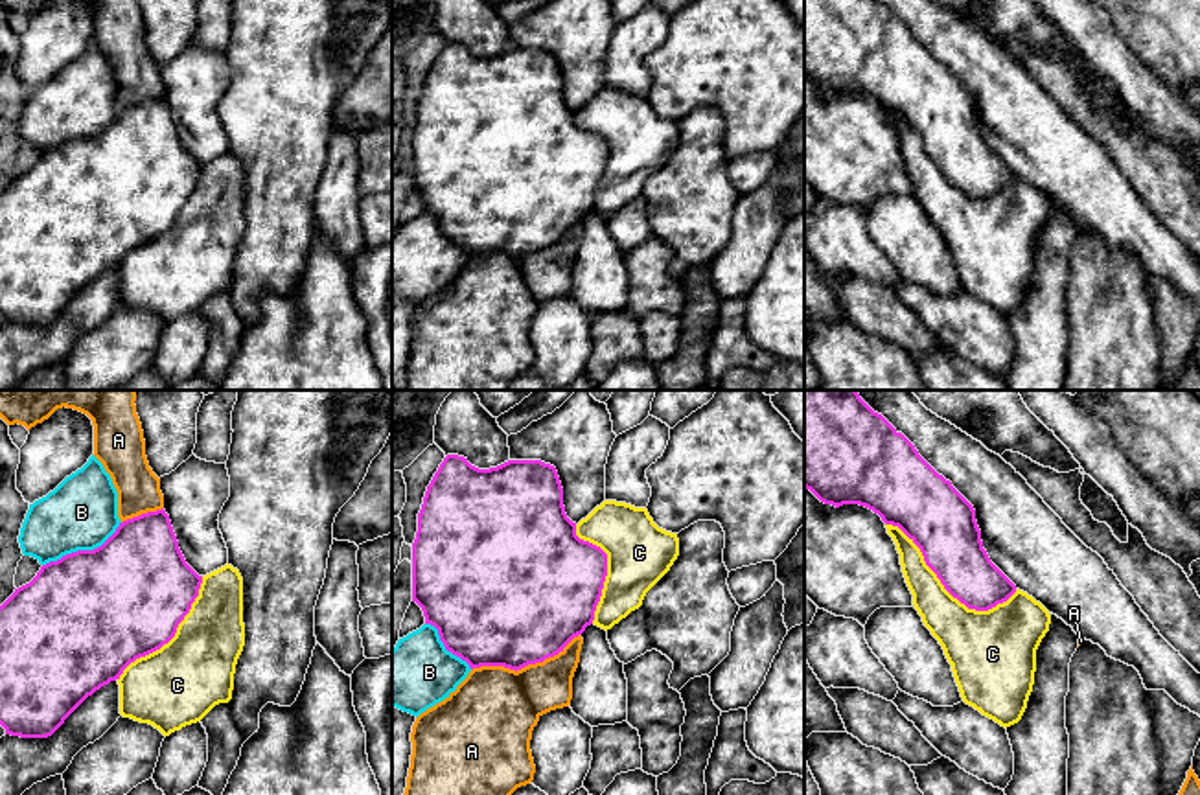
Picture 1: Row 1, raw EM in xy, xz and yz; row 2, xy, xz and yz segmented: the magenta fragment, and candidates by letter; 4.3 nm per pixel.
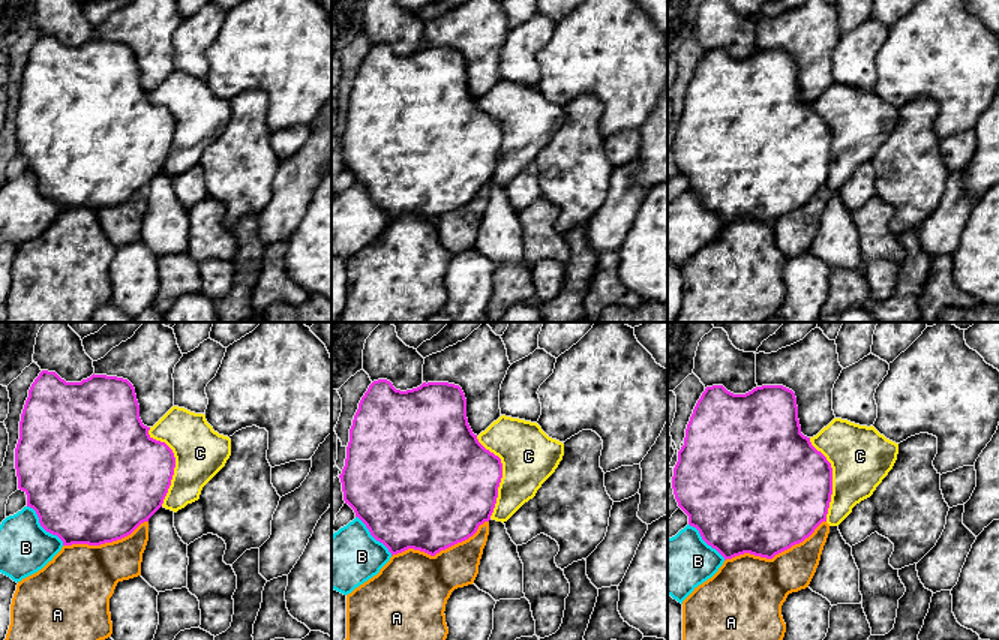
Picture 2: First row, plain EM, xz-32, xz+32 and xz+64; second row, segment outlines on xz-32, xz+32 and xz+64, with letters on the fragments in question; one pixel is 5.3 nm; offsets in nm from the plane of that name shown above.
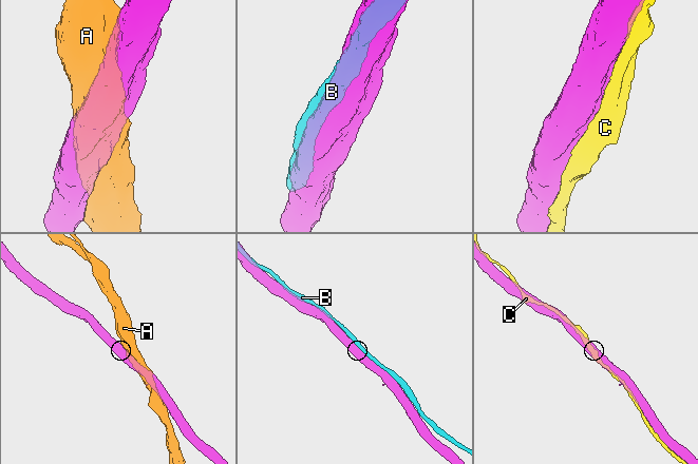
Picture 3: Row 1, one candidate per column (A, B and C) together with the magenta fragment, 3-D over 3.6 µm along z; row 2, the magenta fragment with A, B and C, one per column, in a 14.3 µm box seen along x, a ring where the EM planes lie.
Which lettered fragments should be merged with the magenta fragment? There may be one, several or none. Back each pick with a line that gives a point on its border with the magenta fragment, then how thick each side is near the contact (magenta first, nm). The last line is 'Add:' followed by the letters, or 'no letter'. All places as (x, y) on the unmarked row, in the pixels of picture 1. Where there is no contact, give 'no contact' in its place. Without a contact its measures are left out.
C: meets magenta in yz at (945, 175); 280 nm thick on the magenta side, 240 nm on the other
Add: C

